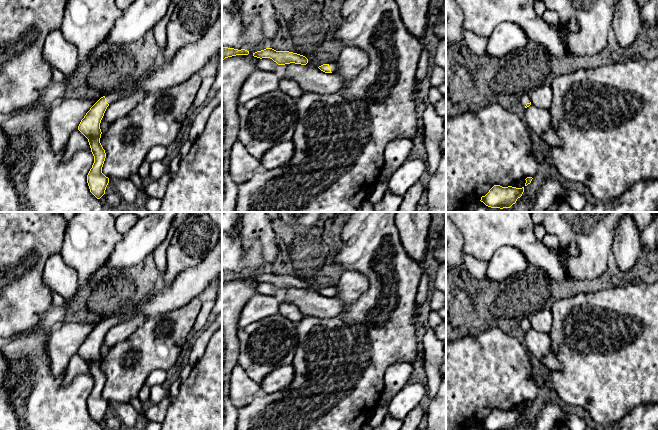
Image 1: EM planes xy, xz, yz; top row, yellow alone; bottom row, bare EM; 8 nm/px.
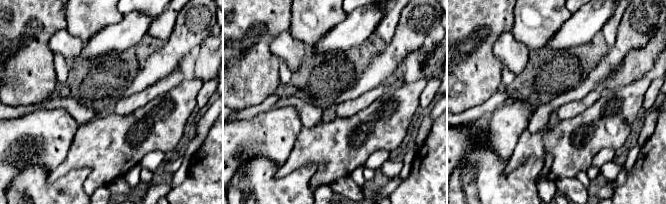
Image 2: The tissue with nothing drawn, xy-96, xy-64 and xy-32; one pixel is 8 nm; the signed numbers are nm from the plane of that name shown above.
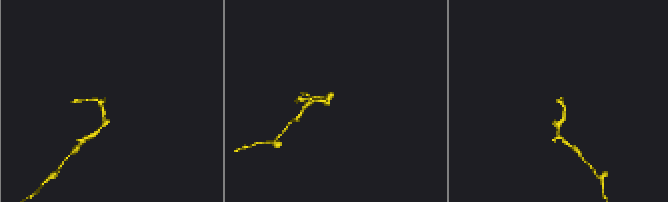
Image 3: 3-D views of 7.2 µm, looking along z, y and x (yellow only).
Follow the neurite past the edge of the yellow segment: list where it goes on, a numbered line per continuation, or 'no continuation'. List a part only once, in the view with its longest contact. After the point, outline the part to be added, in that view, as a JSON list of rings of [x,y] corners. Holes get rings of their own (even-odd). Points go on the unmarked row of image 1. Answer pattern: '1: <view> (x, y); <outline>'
1: xy (114, 320); [[[134,307],[126,313],[115,315],[105,319],[106,326],[110,329],[111,327],[117,325],[118,323],[132,320],[135,318]]]

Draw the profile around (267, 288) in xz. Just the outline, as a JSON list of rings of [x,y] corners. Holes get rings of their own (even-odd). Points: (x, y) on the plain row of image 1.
[[[270,282],[259,283],[256,286],[256,289],[259,293],[262,293],[265,295],[270,295],[270,296],[279,296],[280,295],[279,289]]]

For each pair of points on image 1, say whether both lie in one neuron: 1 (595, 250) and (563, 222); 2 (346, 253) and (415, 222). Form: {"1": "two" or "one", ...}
{"1": "one", "2": "two"}

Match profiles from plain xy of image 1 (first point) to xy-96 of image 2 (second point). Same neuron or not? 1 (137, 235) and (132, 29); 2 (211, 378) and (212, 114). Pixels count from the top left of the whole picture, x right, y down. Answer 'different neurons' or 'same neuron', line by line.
1: same neuron
2: different neurons

